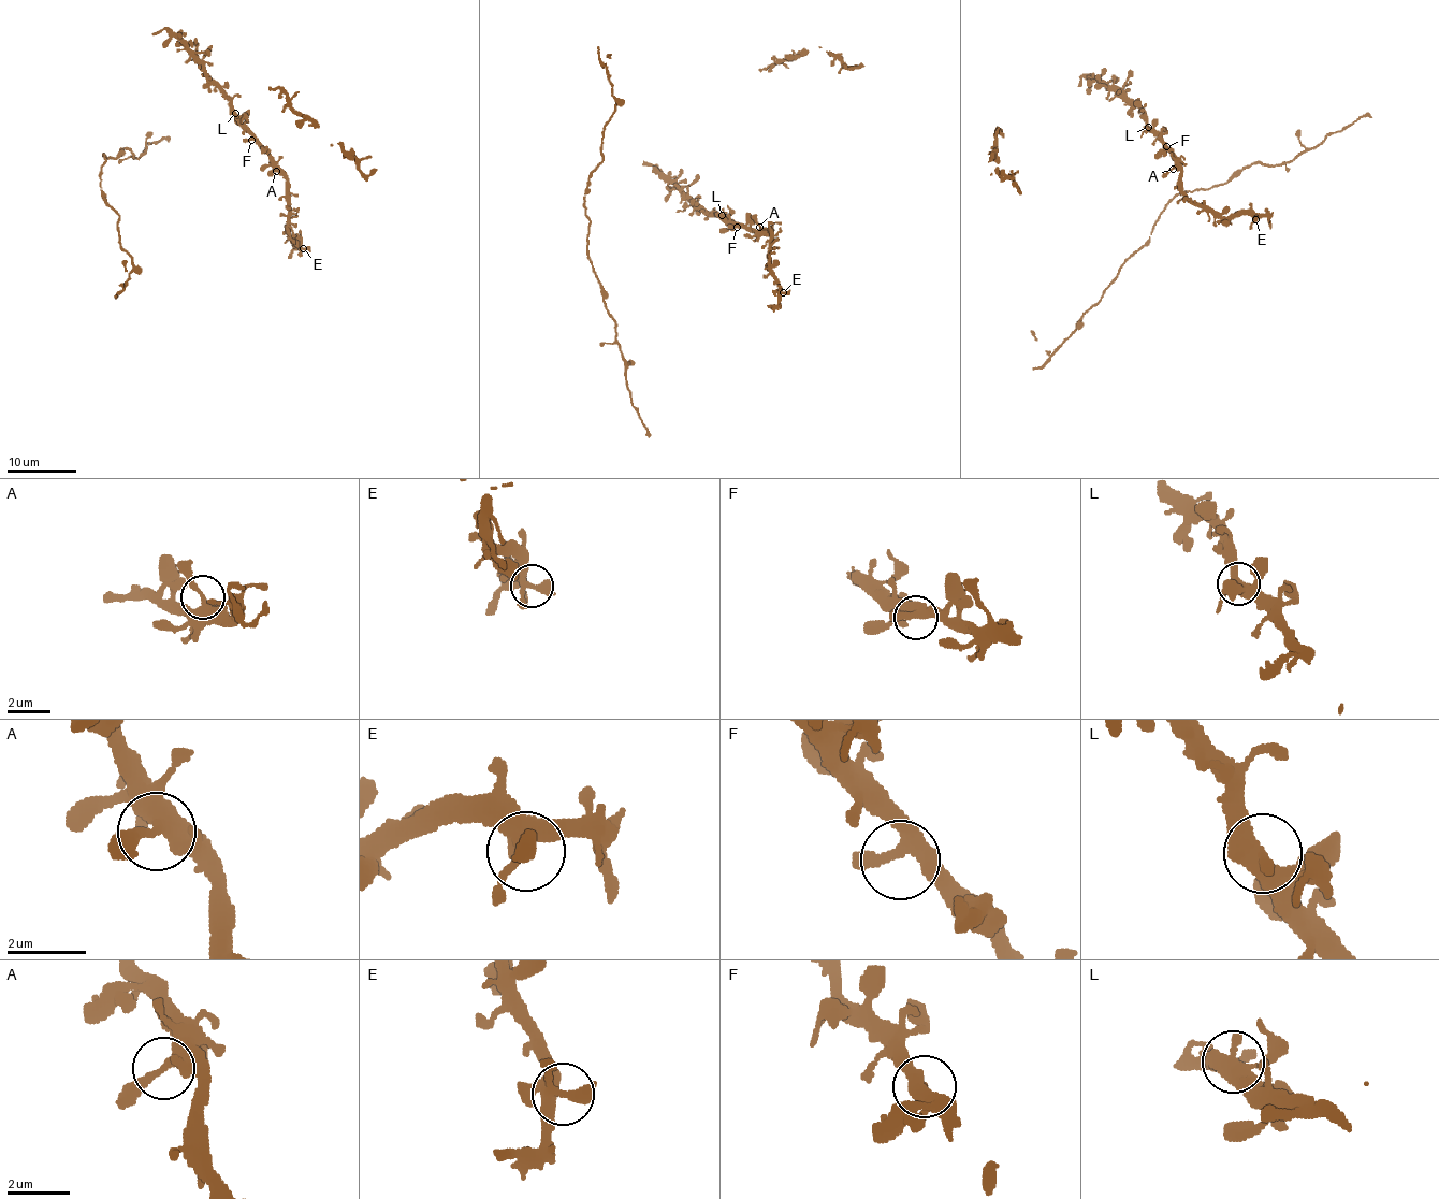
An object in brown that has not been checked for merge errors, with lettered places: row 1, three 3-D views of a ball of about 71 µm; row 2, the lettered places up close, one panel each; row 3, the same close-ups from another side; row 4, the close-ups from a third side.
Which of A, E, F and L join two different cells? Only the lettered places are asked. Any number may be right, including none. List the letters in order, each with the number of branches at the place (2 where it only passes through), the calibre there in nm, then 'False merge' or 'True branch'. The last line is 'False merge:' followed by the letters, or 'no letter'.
A: Branches: 3. Thickness 320 nm. True branch
E: Branches: 4. Thickness 320 nm. True branch
F: Branches: 2. Thickness 420 nm. True branch
L: Branches: 3. Thickness 440 nm. True branch
False merge: no letter

